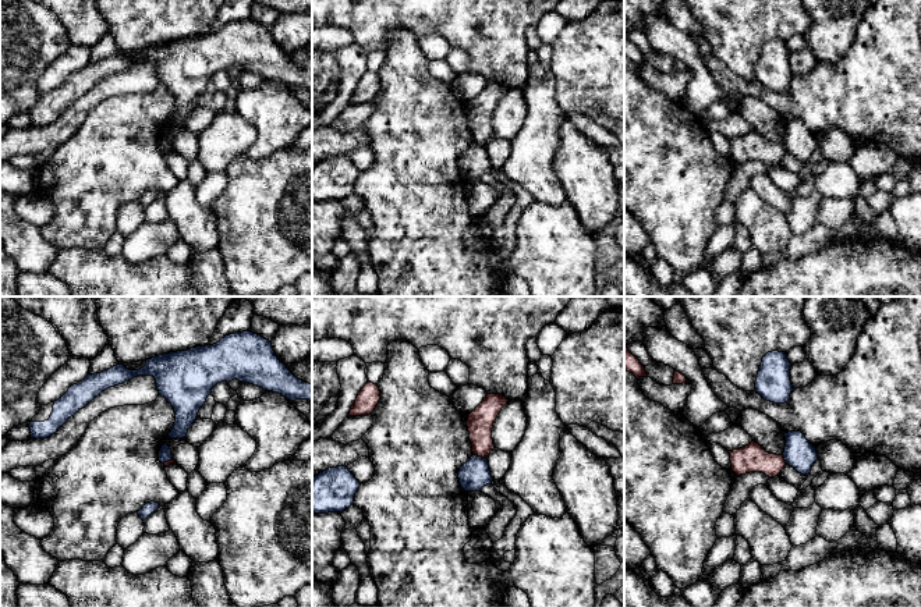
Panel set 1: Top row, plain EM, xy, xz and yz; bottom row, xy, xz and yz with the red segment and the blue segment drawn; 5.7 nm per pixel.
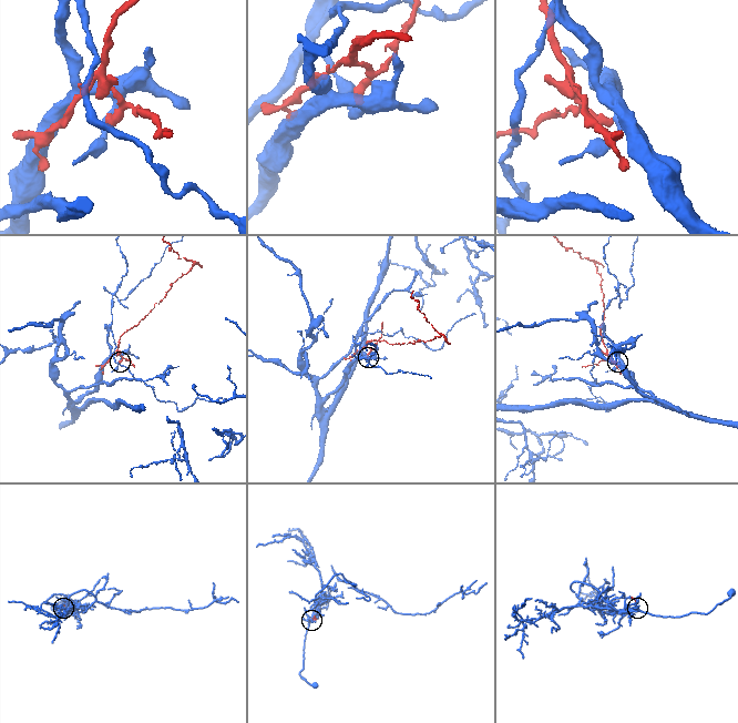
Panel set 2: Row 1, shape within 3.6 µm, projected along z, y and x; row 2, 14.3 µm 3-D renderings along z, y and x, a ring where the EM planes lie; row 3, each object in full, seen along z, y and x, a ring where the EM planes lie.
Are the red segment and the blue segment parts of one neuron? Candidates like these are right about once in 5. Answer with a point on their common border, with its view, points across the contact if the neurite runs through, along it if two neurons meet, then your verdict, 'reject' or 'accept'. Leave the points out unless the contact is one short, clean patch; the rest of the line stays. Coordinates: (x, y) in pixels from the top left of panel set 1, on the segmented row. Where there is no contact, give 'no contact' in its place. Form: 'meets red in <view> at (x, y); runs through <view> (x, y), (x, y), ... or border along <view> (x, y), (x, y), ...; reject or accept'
meets red in xz at (480, 455); border along xz (474, 454), (485, 458); reject

